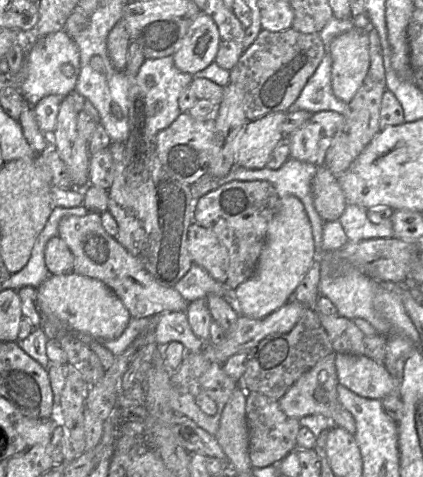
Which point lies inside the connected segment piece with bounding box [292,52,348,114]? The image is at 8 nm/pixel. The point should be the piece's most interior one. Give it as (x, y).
(317, 95)

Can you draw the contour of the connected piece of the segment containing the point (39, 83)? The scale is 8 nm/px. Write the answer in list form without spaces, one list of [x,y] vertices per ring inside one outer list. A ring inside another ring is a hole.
[[[60,30],[38,38],[33,43],[27,43],[27,54],[24,56],[23,66],[20,72],[11,79],[11,84],[18,88],[25,101],[33,107],[45,96],[56,95],[62,98],[73,93],[79,72],[78,47],[64,30]],[[64,64],[73,66],[73,75],[68,76],[61,71]]]

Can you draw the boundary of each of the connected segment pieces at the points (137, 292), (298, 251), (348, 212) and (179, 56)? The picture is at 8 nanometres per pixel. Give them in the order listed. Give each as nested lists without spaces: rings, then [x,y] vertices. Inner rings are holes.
[[[89,212],[85,216],[67,216],[61,219],[58,237],[65,241],[73,257],[73,273],[95,278],[104,282],[122,301],[132,317],[152,317],[163,312],[186,311],[188,302],[174,288],[158,282],[143,265],[130,254],[115,237],[110,236],[102,226],[100,213]]]
[[[293,195],[280,198],[278,210],[268,224],[265,244],[260,253],[254,273],[233,291],[235,308],[240,315],[252,319],[262,319],[275,312],[287,303],[288,297],[295,291],[317,258],[318,255],[315,252],[311,224],[303,204]]]
[[[347,204],[338,221],[342,225],[348,241],[358,242],[374,238],[393,238],[393,227],[390,219],[379,224],[371,222],[366,214],[367,209],[355,204]]]
[[[200,12],[189,26],[180,48],[172,55],[175,66],[191,75],[205,69],[215,60],[219,37],[213,18]]]

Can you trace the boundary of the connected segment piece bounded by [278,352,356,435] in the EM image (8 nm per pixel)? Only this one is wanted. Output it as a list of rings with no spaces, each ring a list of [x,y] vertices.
[[[335,352],[325,356],[311,369],[305,372],[278,400],[281,410],[289,417],[300,419],[304,416],[320,414],[327,417],[333,426],[338,426],[350,434],[356,431],[355,421],[339,402],[337,396],[337,386],[339,384],[336,367]]]

